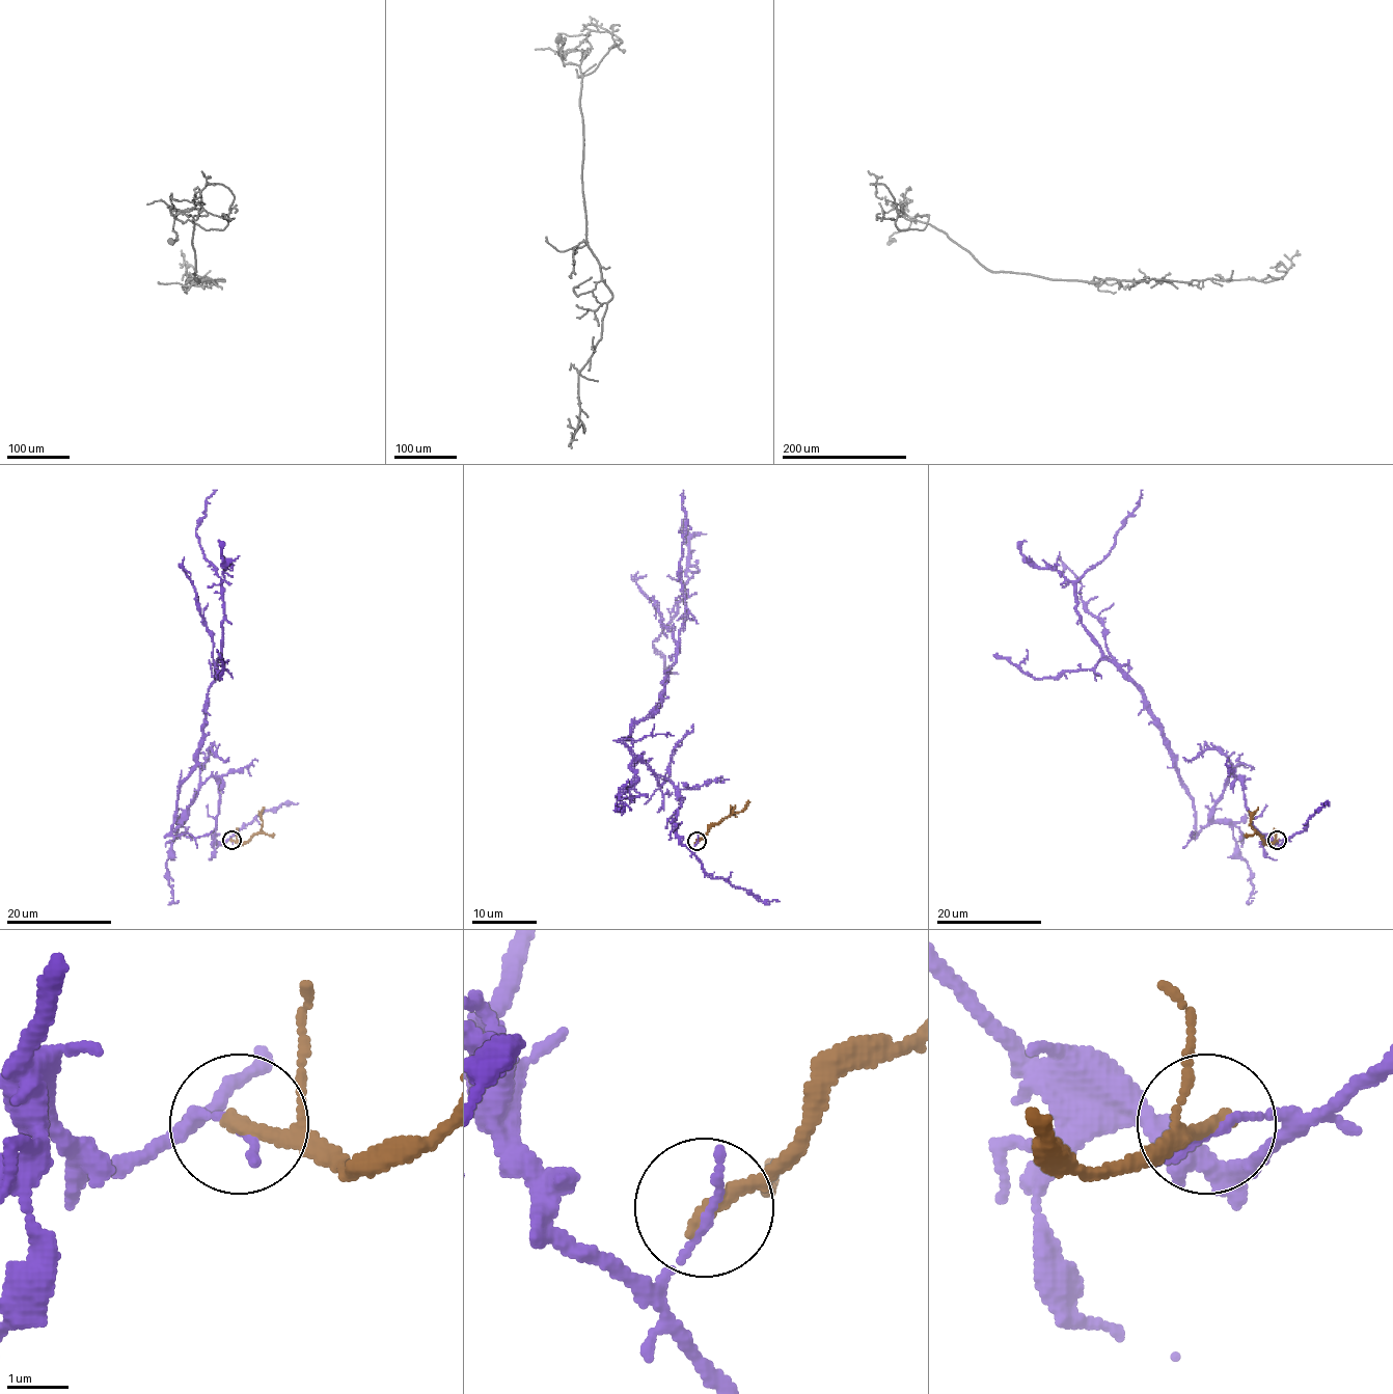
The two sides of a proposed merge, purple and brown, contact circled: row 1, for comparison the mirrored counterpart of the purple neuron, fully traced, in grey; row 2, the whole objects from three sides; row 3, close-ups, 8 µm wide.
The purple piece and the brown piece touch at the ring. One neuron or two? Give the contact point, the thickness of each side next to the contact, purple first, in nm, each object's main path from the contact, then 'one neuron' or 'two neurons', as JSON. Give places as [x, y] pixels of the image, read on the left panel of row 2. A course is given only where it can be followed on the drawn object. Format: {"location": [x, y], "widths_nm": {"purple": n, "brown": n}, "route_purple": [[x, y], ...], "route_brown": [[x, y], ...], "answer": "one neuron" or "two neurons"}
{"location": [231, 840], "widths_nm": {"purple": 150, "brown": 260}, "route_purple": [[231, 841], [215, 840], [219, 785], [213, 776], [171, 830], [220, 654], [222, 583], [195, 531], [217, 490]], "route_brown": [[231, 840], [243, 844], [262, 828], [264, 807]], "answer": "two neurons"}

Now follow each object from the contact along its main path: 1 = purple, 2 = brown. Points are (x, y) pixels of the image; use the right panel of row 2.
1: (1278, 841), (1253, 824), (1233, 776), (1196, 830), (1163, 727), (1076, 609), (1074, 583), (1103, 558), (1142, 490)
2: (1278, 840), (1267, 844), (1250, 824), (1251, 815), (1258, 807)

